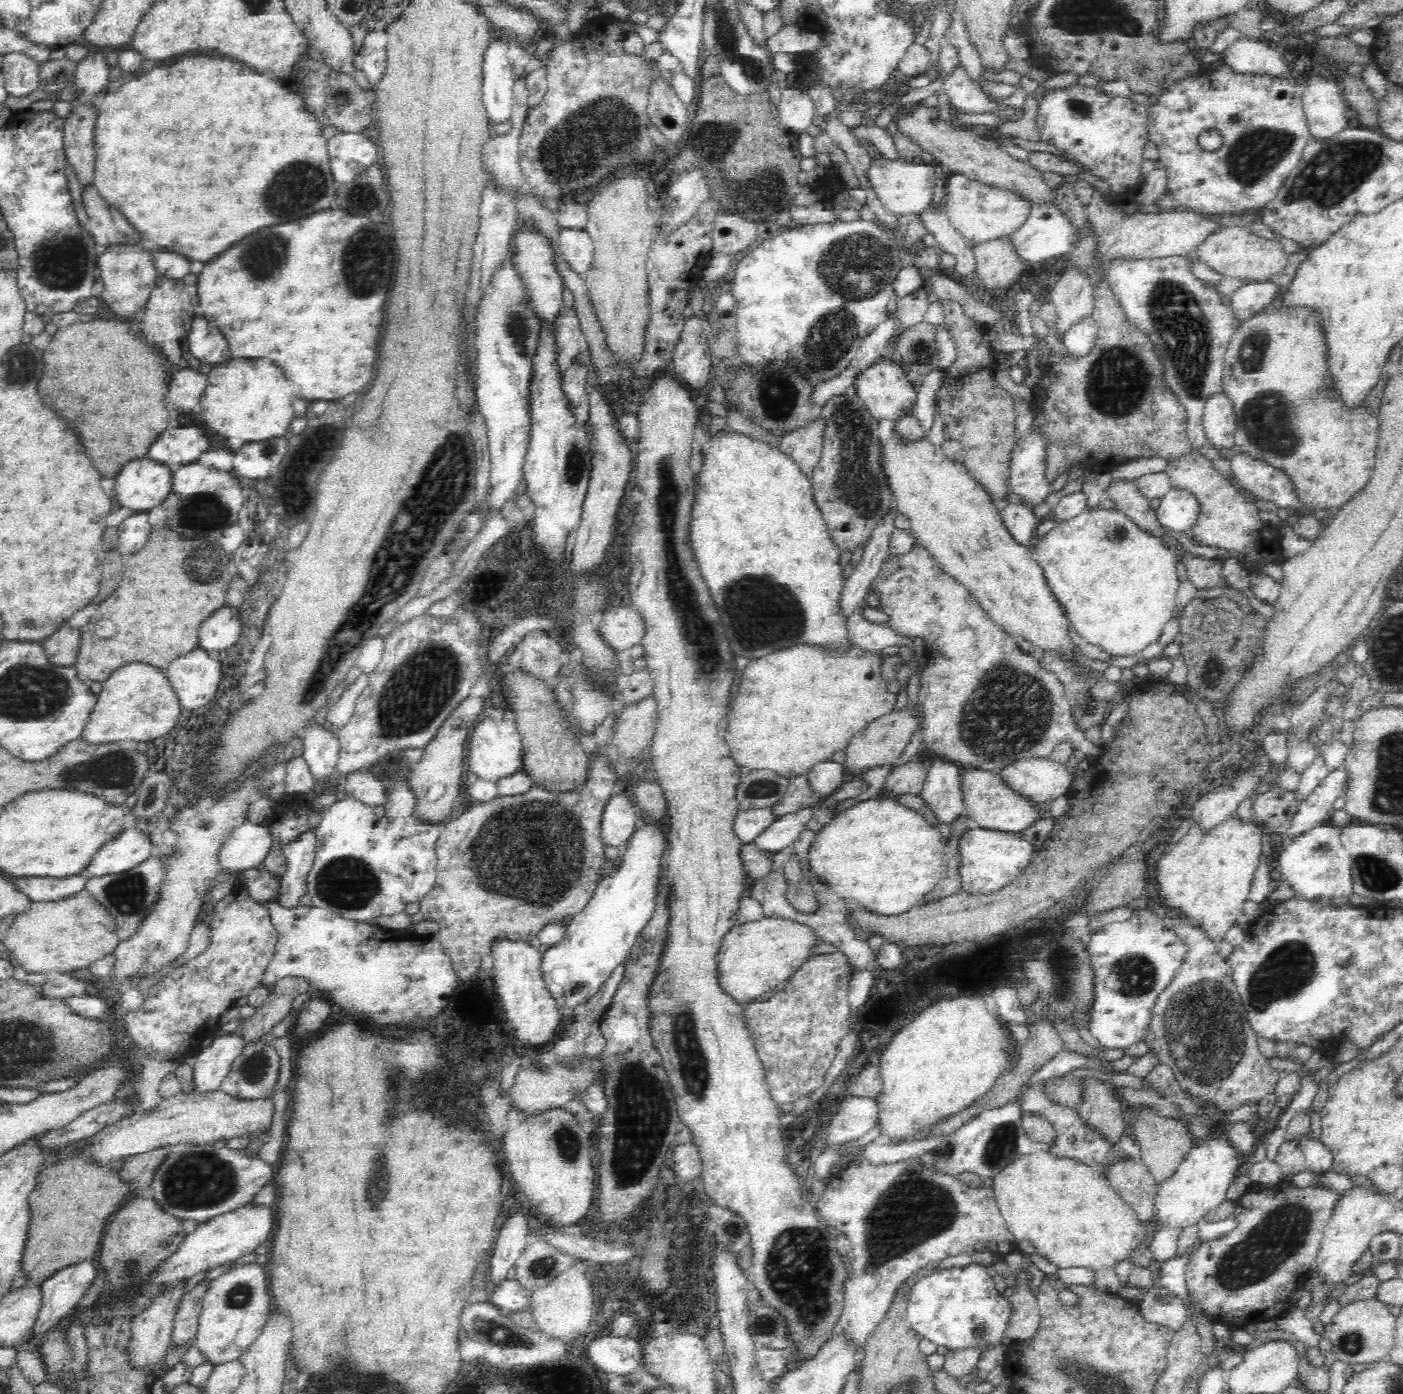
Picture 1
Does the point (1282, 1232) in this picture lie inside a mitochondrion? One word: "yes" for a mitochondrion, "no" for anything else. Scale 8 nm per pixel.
yes

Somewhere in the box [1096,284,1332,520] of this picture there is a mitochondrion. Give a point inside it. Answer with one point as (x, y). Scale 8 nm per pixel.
(1264, 418)

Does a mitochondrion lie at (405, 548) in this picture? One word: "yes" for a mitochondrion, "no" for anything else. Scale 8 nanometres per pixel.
yes

